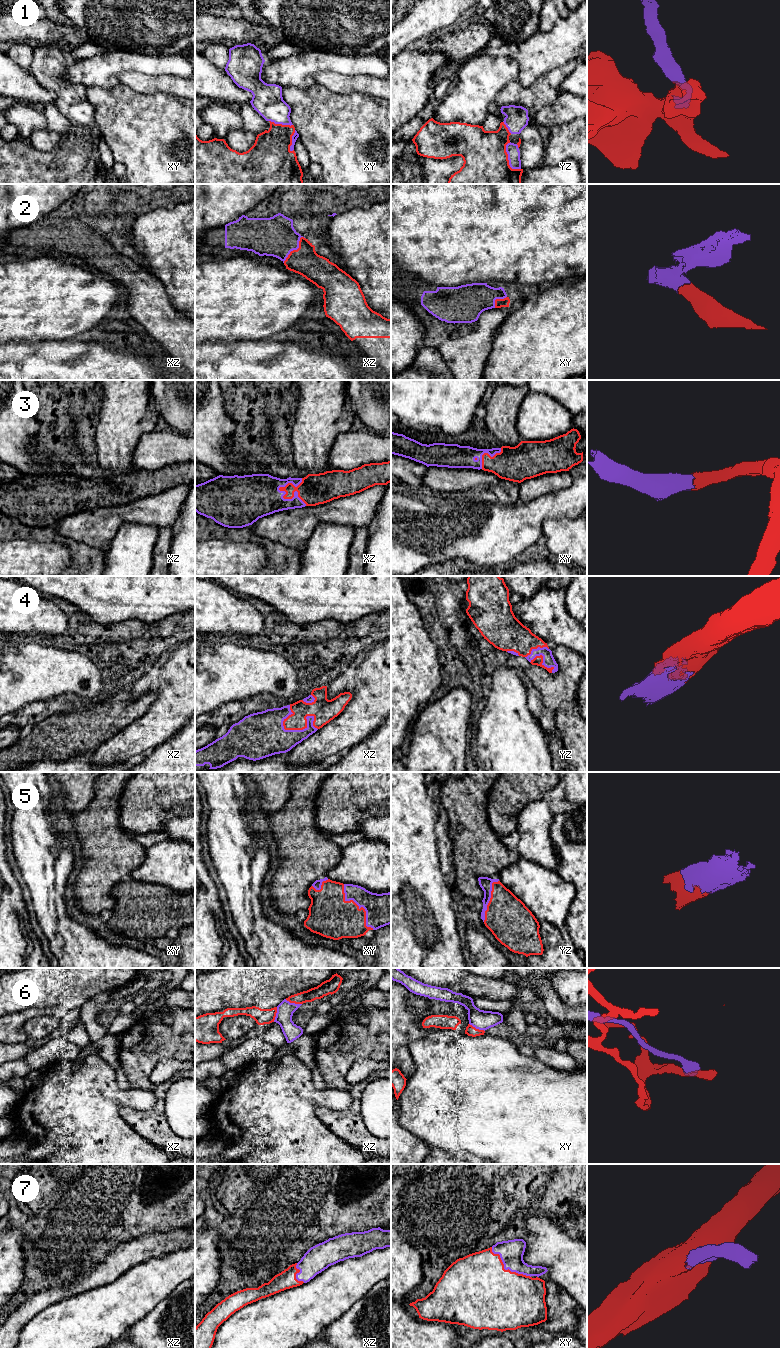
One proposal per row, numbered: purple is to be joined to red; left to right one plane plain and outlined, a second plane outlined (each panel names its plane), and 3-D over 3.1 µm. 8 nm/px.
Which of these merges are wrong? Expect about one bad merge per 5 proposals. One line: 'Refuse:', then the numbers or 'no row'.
Refuse: 6

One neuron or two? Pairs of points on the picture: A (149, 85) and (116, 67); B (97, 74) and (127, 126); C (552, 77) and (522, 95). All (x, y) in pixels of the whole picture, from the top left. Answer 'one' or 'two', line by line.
A: two
B: two
C: one

